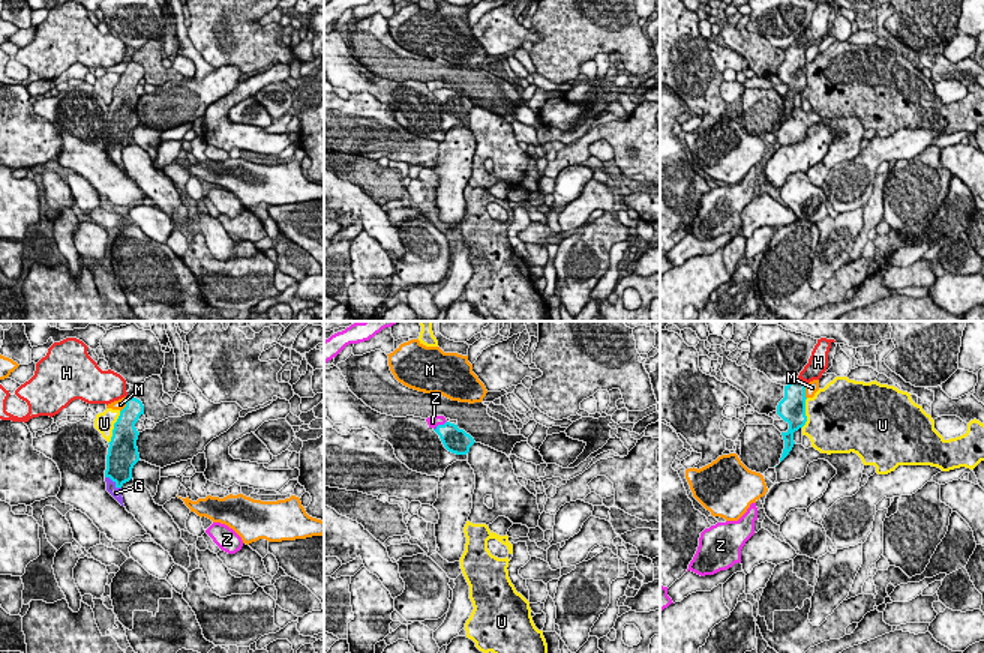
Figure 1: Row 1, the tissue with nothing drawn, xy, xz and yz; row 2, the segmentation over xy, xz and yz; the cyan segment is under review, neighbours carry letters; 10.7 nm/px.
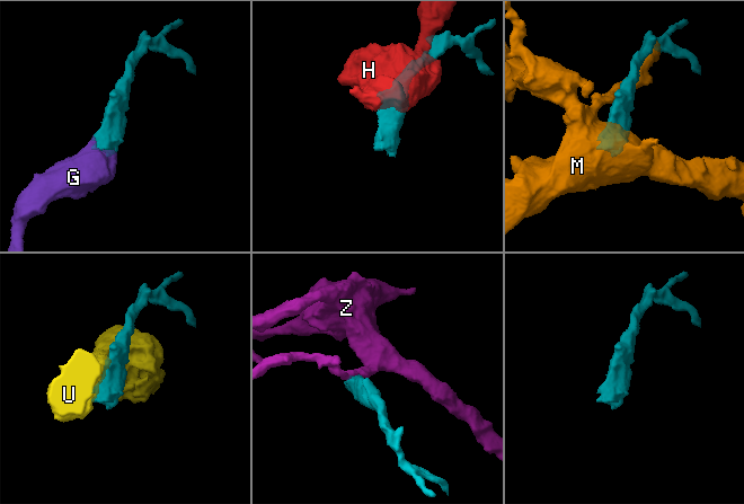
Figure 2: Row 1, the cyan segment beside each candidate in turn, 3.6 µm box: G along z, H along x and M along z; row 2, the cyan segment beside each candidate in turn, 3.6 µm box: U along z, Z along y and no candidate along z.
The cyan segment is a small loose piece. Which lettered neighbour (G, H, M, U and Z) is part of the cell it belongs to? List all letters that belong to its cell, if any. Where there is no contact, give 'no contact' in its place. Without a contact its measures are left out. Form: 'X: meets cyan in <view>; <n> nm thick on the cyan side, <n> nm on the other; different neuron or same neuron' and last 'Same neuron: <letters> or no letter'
G: meets cyan in xy; 320 nm thick on the cyan side, 120 nm on the other; same neuron
H: meets cyan in yz; 240 nm thick on the cyan side, 220 nm on the other; different neuron
M: meets cyan in xy; 220 nm thick on the cyan side, 120 nm on the other; different neuron
U: meets cyan in xy; 300 nm thick on the cyan side, 220 nm on the other; different neuron
Z: meets cyan in xz; 280 nm thick on the cyan side, 120 nm on the other; different neuron
Same neuron: G

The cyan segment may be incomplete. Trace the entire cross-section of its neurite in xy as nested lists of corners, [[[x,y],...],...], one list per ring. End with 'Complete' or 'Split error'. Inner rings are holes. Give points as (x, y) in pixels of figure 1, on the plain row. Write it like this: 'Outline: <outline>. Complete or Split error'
Outline: [[[126,60],[126,71],[114,87],[112,101],[108,107],[105,146],[106,155],[122,168],[122,150],[132,143],[132,132],[140,125],[136,104],[140,96],[135,92],[144,69],[140,63]]]. Split error

